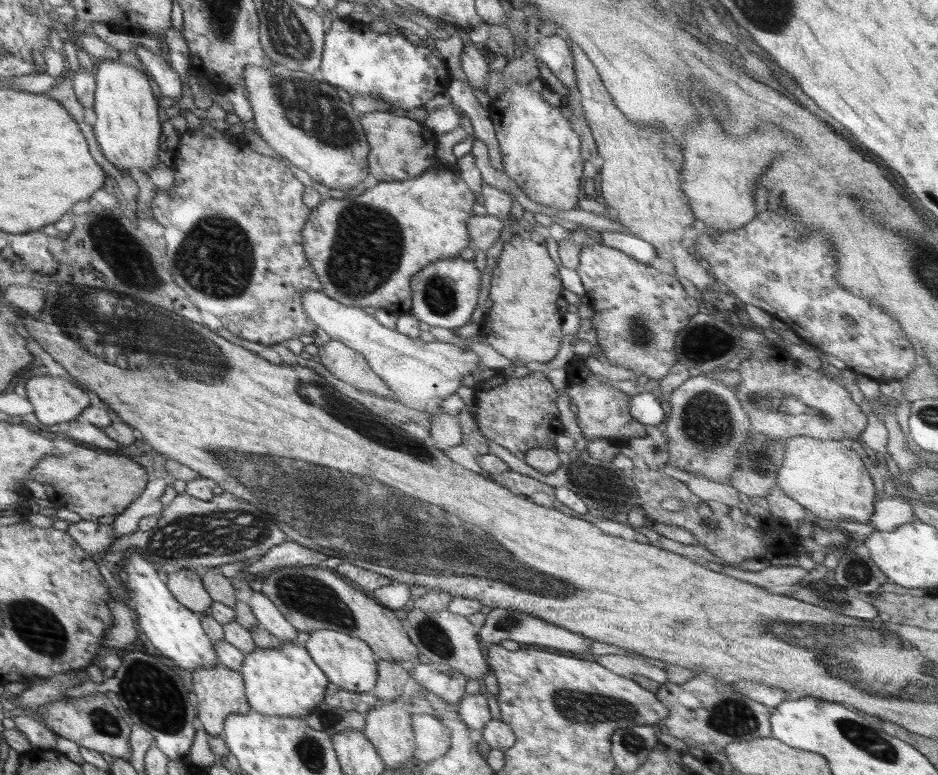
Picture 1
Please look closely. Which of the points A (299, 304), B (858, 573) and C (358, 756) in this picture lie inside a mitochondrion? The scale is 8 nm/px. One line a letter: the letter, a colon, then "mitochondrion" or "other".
A: other
B: mitochondrion
C: other

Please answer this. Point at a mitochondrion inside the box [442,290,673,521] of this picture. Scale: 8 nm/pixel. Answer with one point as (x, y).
(604, 487)

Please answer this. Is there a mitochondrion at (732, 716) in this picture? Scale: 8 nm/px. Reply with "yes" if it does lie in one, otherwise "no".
yes

